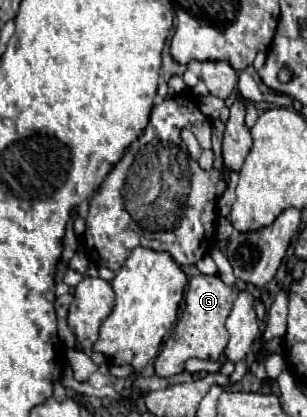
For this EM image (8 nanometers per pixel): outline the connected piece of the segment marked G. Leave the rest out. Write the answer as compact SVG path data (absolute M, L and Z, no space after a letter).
M194 275L190 279L188 291L186 291L186 307L182 309L172 335L166 339L166 343L162 345L154 361L154 371L158 377L172 377L182 373L184 363L188 359L206 359L206 361L220 359L228 343L224 321L230 313L230 305L236 295L238 295L238 289L228 287L218 275Z

